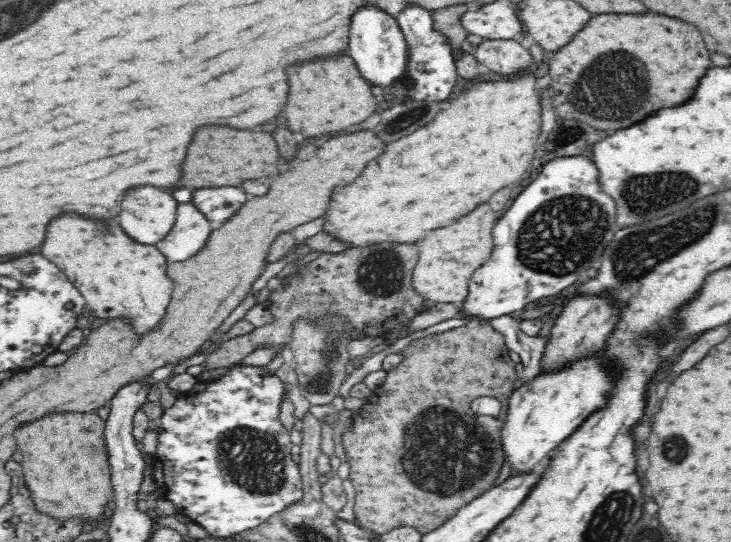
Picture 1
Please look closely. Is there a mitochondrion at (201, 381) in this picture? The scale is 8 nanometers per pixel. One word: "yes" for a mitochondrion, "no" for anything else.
no

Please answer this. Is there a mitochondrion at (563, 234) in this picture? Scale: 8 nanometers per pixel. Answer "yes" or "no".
yes

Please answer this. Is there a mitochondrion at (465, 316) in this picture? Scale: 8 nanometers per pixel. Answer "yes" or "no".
no

